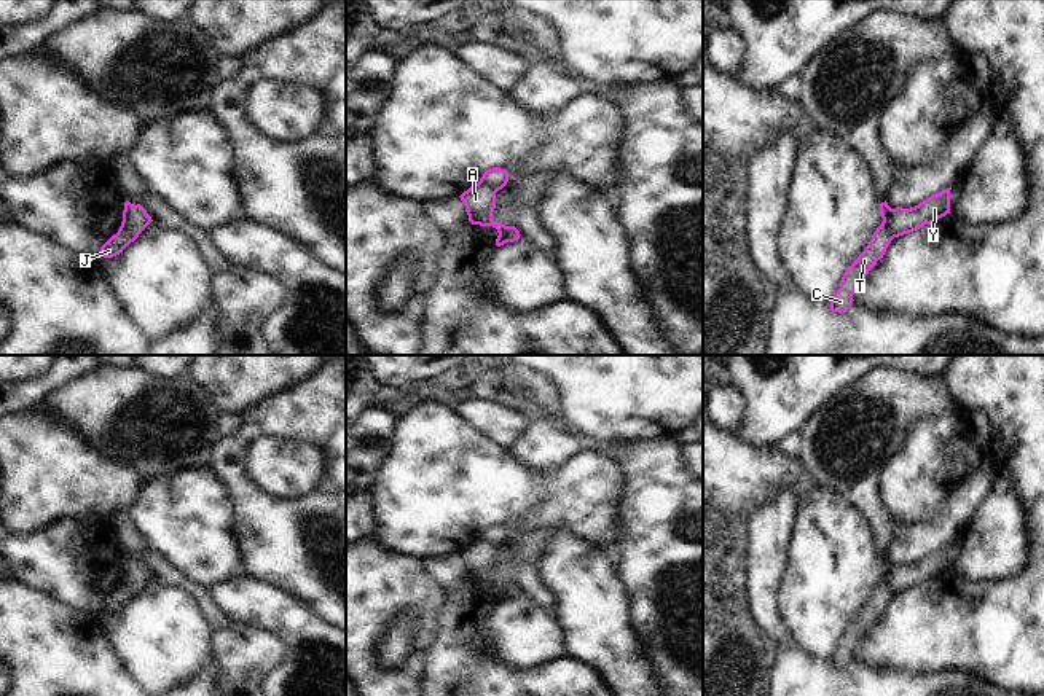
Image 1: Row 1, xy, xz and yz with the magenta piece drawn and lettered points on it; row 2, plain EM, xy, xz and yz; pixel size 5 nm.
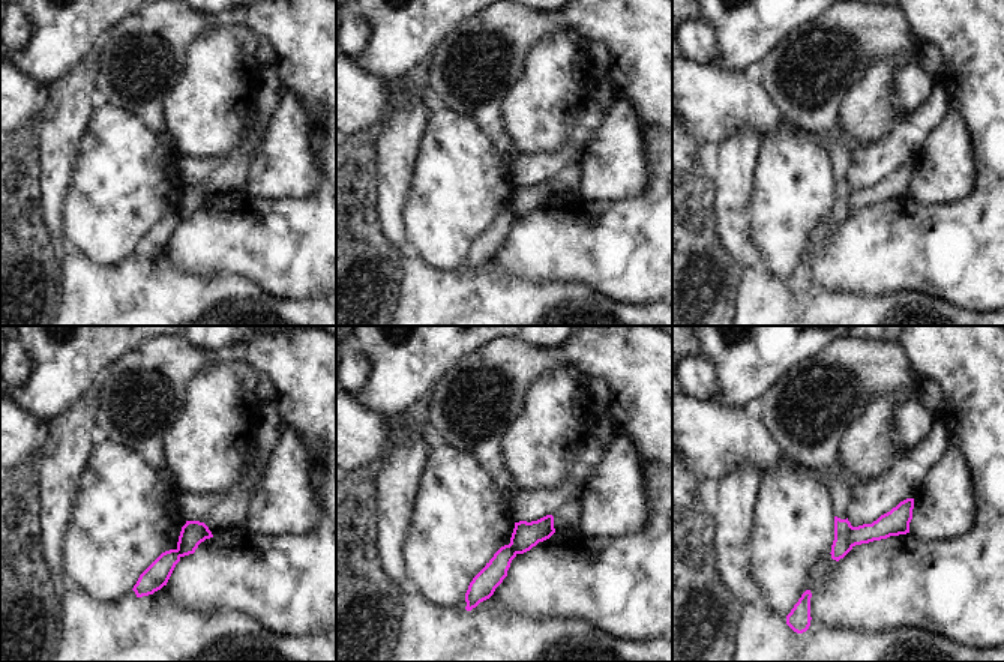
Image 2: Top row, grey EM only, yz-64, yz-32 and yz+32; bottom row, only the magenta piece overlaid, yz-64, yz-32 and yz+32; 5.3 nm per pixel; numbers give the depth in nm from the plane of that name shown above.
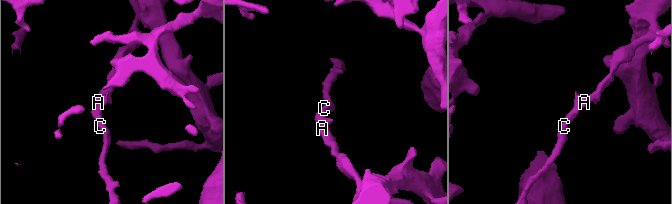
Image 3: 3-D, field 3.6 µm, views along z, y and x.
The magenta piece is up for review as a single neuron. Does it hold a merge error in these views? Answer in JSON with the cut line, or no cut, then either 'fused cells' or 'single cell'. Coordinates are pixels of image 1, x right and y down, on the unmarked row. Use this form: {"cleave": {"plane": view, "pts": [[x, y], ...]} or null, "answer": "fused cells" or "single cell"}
{"cleave": {"plane": "yz", "pts": [[890, 566], [888, 586], [894, 593]]}, "answer": "fused cells"}

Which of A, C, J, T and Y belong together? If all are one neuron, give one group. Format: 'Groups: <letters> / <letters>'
Groups: A Y / C J T.

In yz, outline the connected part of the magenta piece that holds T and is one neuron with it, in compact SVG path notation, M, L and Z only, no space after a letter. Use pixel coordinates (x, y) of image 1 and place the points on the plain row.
M886 557L880 561L880 570L883 575L881 581L877 585L869 602L858 613L858 616L846 624L840 637L840 645L830 656L832 669L842 671L851 664L854 658L853 656L854 648L862 642L865 632L877 621L877 618L883 615L888 602L894 596L894 592L888 586L888 575L891 570L891 564L888 562Z

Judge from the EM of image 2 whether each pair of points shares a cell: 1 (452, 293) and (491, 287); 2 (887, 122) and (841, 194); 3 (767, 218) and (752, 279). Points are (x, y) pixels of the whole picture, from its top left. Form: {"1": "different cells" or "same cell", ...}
{"1": "same cell", "2": "different cells", "3": "different cells"}

